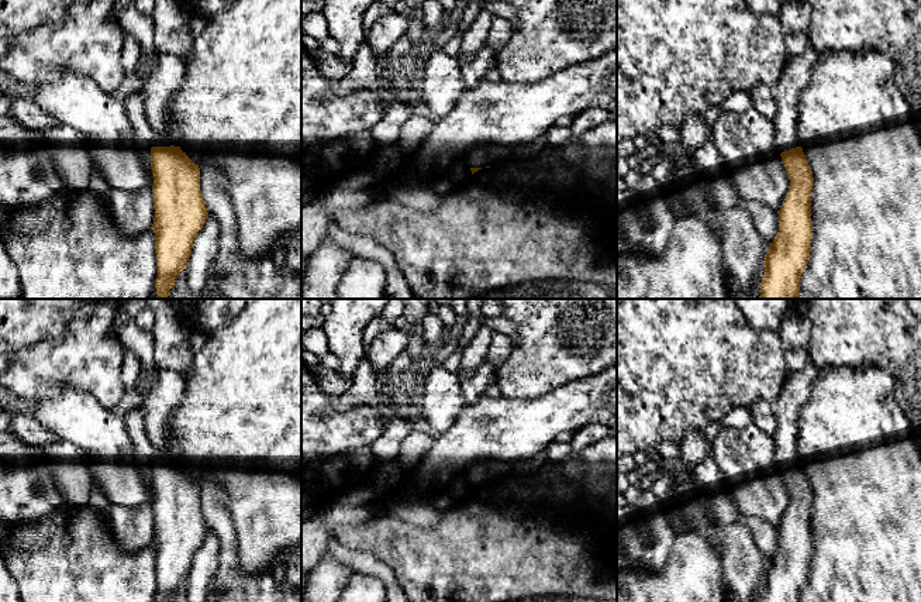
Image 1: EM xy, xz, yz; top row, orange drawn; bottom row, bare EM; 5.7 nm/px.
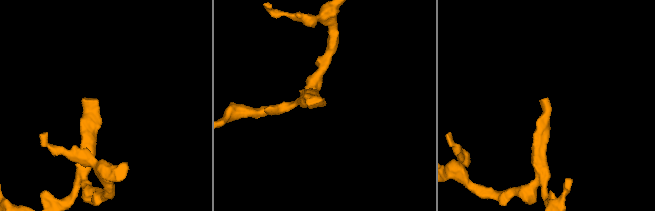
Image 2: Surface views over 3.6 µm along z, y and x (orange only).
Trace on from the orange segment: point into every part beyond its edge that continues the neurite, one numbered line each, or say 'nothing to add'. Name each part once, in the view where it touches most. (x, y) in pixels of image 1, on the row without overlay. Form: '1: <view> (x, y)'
1: yz (796, 386)

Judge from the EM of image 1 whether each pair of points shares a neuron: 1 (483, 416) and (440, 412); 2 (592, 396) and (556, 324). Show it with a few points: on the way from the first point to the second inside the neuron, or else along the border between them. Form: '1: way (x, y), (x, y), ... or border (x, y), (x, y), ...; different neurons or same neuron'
1: border (468, 403), (444, 430), (434, 433); different neurons
2: border (602, 371), (559, 384), (552, 389); different neurons

